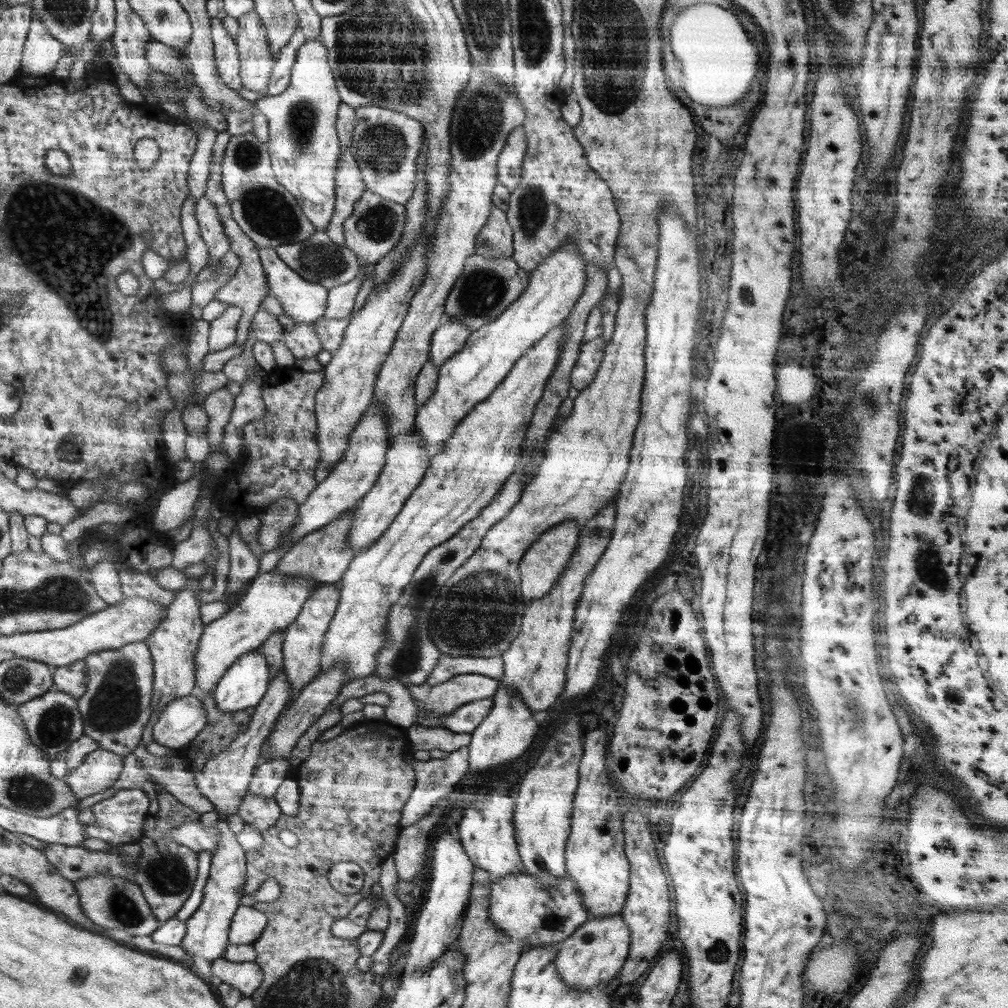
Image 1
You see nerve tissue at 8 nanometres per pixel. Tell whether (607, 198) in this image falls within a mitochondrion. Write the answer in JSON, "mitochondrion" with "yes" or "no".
{"mitochondrion":"no"}

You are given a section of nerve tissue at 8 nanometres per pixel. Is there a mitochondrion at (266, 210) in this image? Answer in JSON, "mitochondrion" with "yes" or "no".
{"mitochondrion":"yes"}

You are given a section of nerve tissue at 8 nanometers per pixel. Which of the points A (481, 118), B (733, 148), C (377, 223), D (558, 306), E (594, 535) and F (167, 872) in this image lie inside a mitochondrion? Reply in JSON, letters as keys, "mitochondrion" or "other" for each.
{"A":"mitochondrion","B":"other","C":"mitochondrion","D":"other","E":"mitochondrion","F":"mitochondrion"}

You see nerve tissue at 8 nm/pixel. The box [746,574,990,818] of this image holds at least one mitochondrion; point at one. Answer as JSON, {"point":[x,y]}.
{"point":[851,708]}

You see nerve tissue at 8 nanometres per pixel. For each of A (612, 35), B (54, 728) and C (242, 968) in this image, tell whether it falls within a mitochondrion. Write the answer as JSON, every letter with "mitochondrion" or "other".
{"A":"mitochondrion","B":"mitochondrion","C":"other"}

